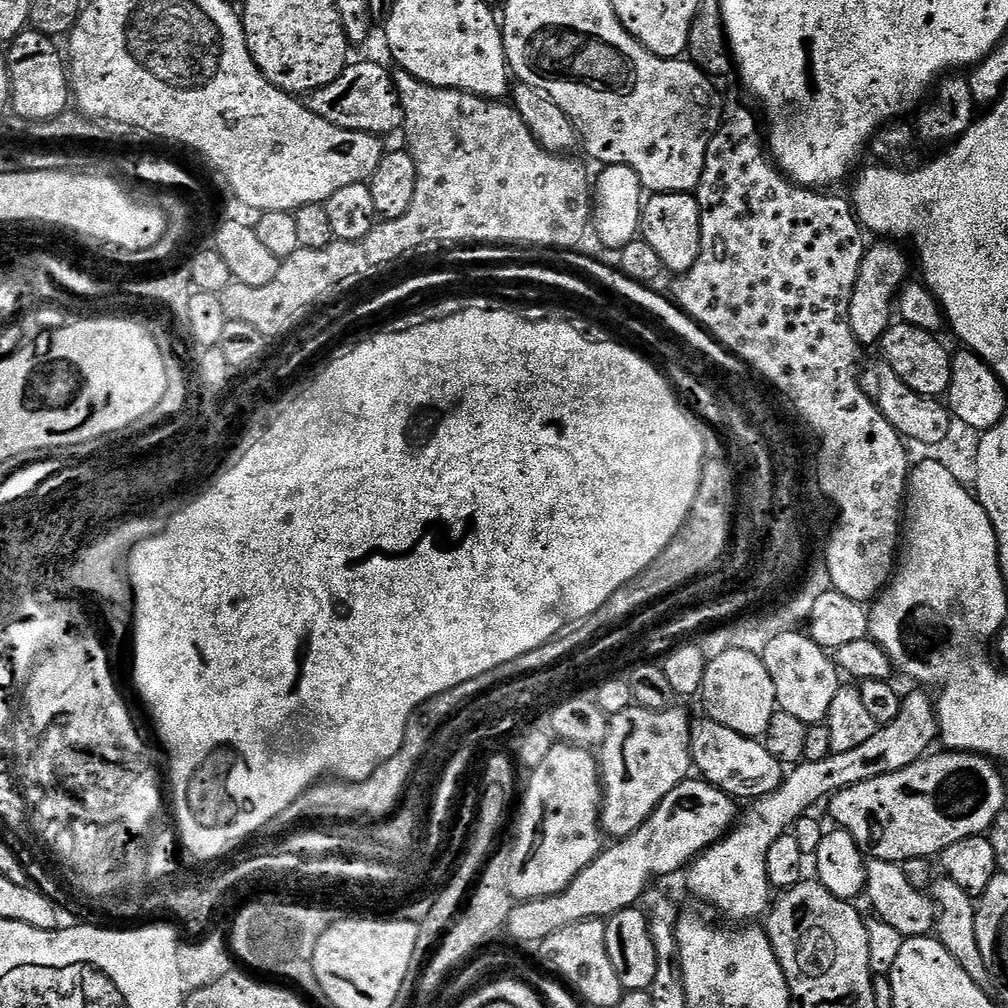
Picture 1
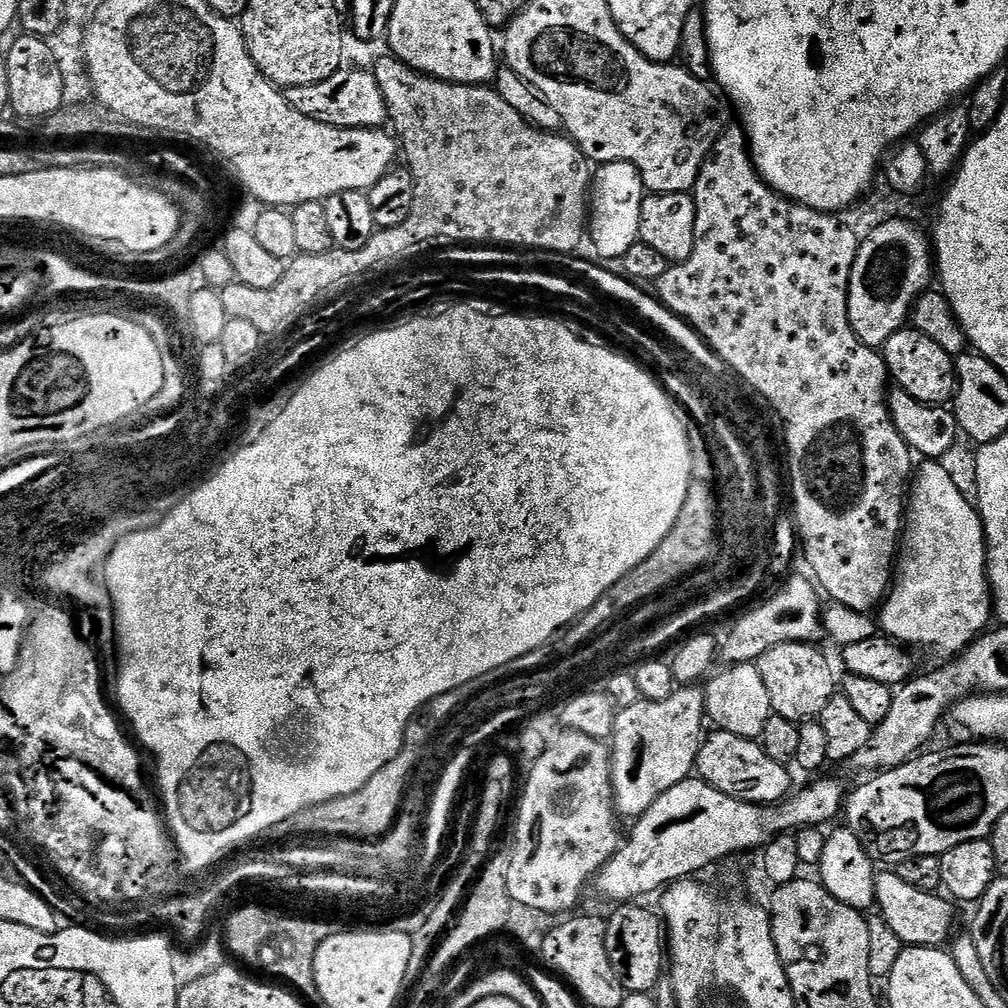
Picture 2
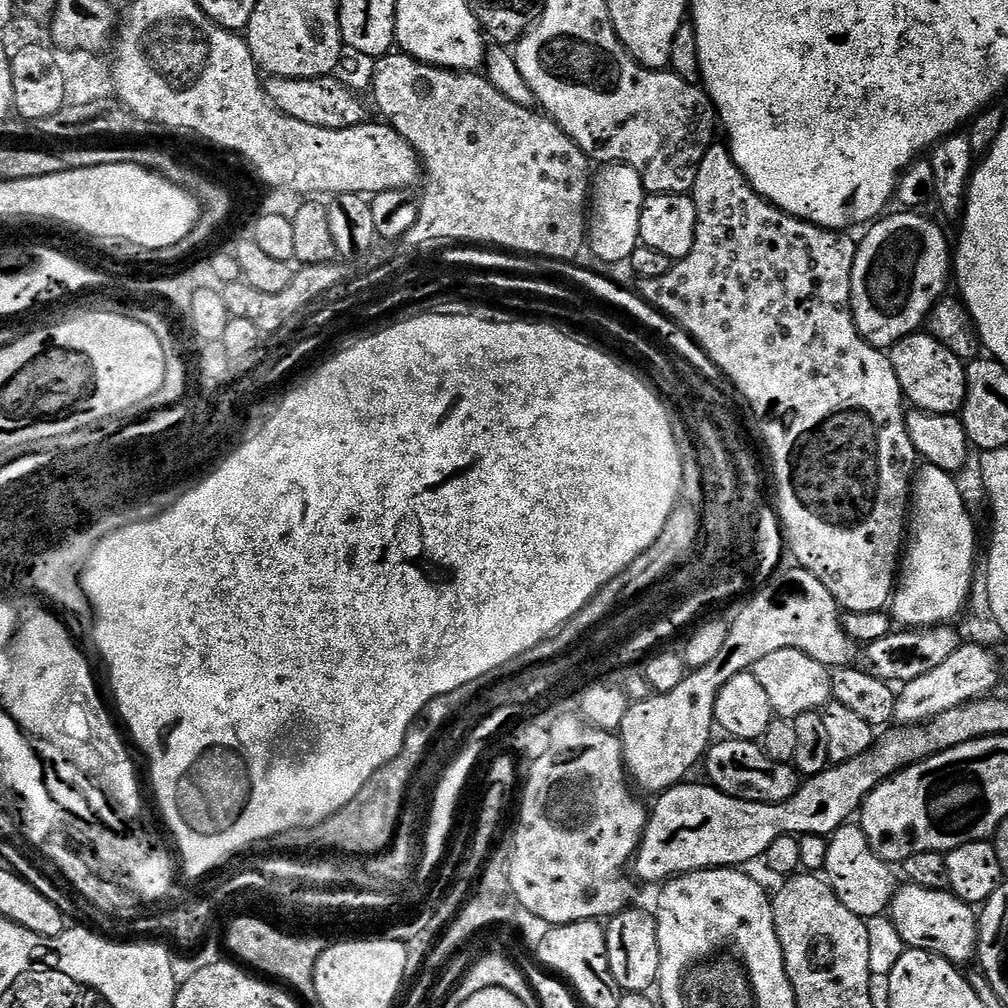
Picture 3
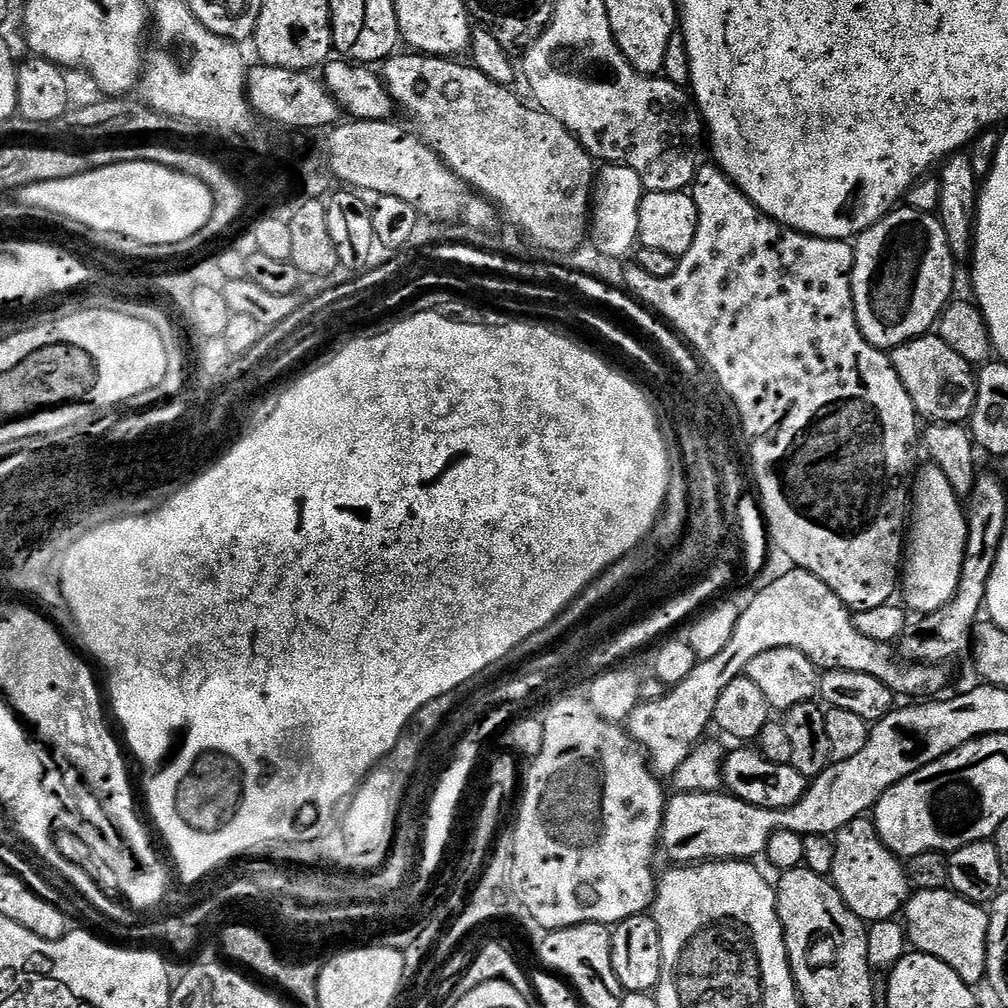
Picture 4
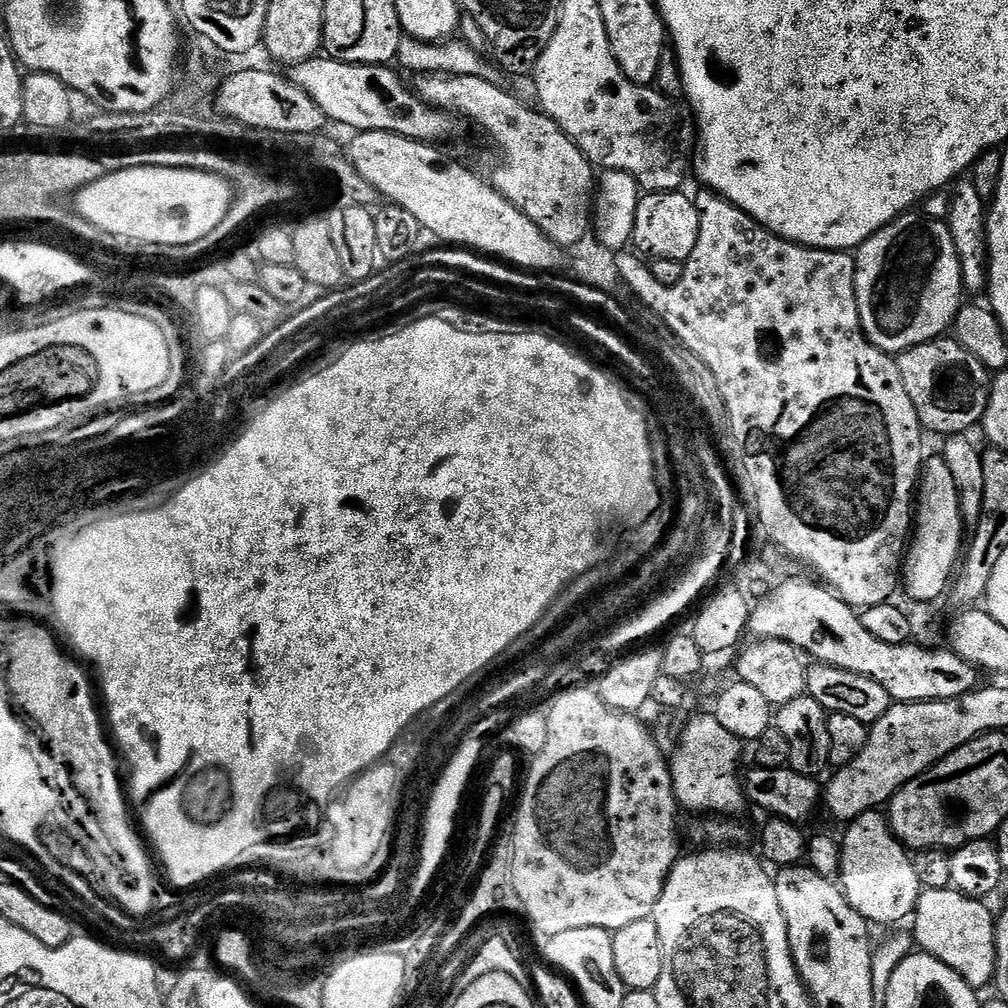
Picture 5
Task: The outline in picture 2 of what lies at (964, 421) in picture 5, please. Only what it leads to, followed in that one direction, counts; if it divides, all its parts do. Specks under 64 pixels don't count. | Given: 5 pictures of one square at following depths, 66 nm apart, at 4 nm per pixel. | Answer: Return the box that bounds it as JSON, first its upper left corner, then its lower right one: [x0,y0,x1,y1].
[882,326,956,405]

